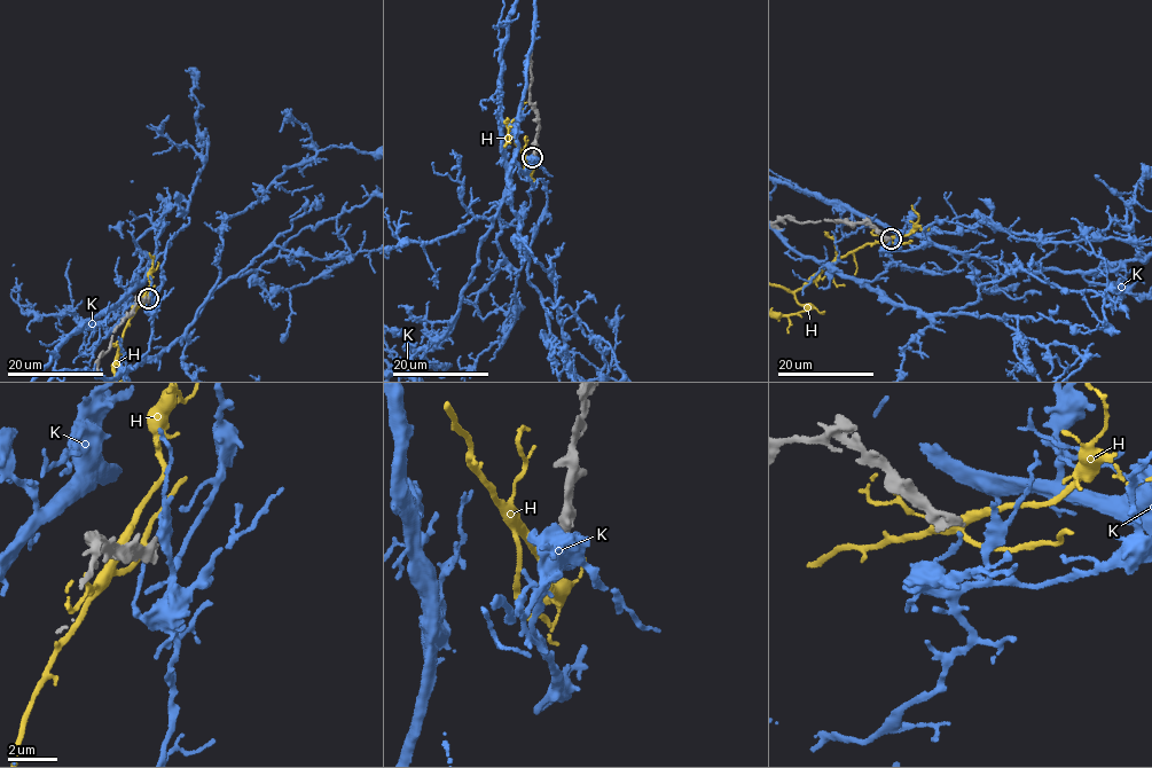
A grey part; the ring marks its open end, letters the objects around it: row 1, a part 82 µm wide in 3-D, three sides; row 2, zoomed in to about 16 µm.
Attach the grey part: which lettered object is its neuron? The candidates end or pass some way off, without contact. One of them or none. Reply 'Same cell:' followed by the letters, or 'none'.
Same cell: none

